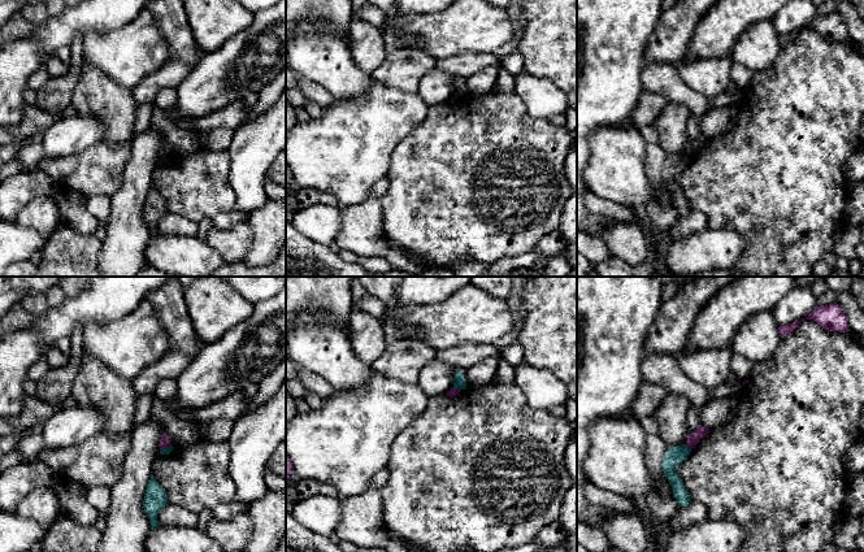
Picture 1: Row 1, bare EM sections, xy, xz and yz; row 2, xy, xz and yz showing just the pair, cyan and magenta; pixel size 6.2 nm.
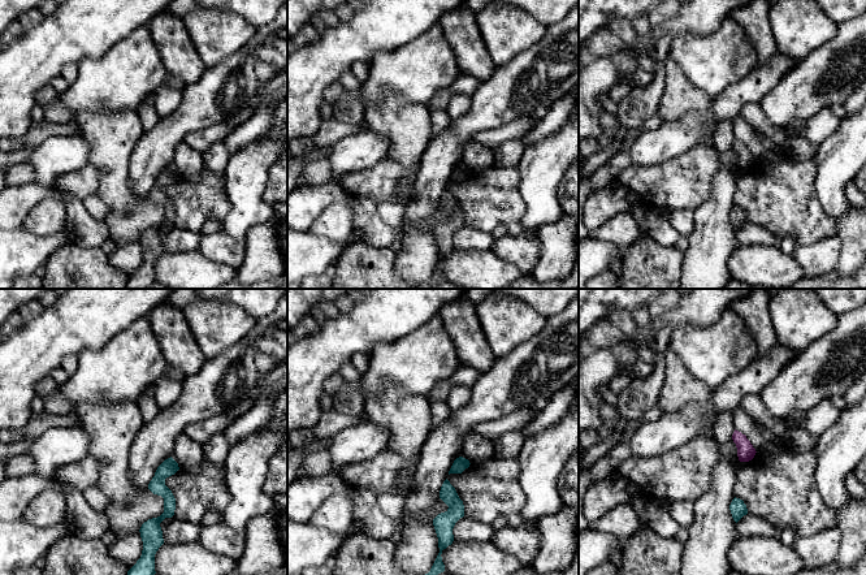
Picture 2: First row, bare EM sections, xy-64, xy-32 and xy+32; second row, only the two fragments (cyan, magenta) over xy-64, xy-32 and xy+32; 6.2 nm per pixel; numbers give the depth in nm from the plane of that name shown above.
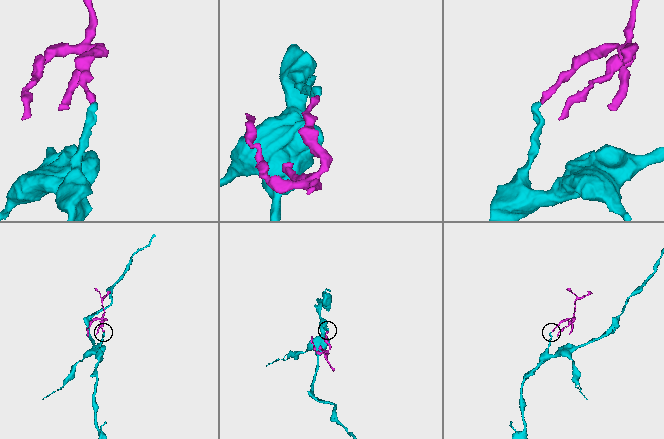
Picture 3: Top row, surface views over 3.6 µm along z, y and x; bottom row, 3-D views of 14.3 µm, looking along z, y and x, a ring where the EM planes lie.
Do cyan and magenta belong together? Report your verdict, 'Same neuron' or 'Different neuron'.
Different neuron

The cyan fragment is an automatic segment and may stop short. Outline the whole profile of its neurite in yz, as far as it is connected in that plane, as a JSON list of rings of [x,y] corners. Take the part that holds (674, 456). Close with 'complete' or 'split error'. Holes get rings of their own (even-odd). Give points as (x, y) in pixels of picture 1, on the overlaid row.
[[[686,444],[668,448],[661,464],[663,471],[673,488],[673,497],[680,507],[689,505],[691,499],[683,486],[682,478],[676,473],[676,468],[687,458],[690,452],[691,449]]]; complete

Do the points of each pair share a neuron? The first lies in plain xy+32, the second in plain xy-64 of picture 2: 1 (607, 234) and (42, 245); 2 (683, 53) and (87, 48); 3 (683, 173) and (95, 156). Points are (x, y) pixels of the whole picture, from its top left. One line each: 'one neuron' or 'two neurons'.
1: two neurons
2: two neurons
3: two neurons

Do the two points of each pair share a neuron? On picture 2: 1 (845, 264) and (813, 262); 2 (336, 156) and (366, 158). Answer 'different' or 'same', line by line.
1: different
2: same

